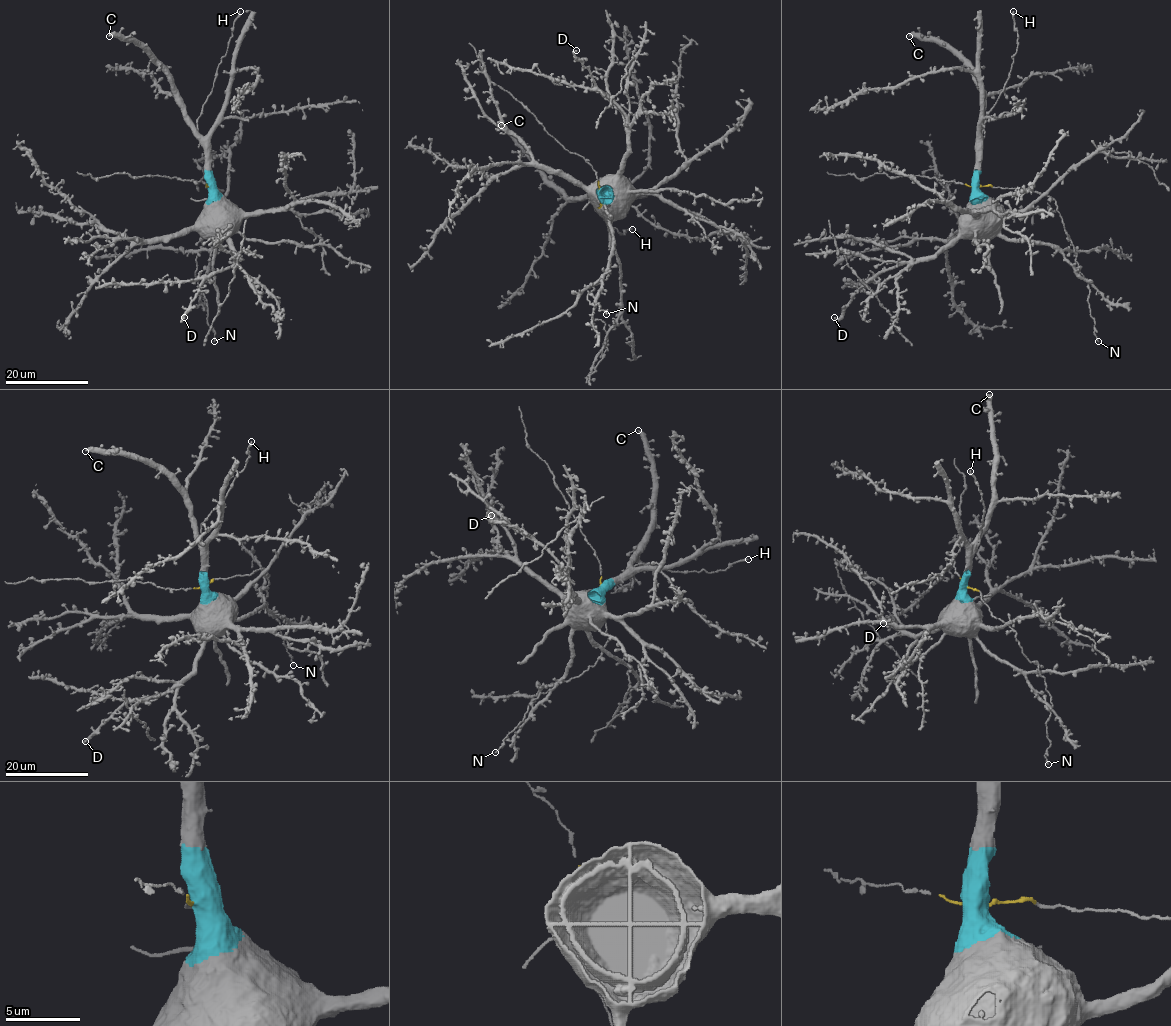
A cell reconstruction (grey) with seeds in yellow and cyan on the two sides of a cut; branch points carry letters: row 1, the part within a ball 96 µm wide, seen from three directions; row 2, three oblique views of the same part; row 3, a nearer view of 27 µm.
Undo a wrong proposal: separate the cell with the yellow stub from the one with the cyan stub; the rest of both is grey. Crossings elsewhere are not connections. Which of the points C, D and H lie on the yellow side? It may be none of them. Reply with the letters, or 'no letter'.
no letter

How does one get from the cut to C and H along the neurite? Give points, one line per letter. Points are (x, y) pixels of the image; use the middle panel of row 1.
C: (600, 191), (578, 198), (564, 195), (547, 180), (528, 153), (501, 125)
H: (600, 191), (589, 201), (609, 227), (622, 234), (631, 229)

